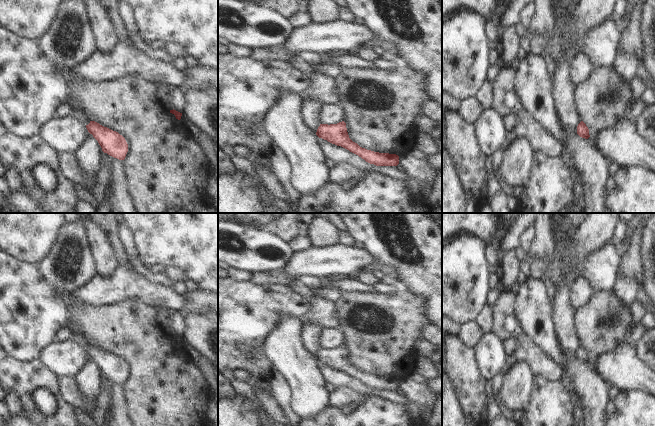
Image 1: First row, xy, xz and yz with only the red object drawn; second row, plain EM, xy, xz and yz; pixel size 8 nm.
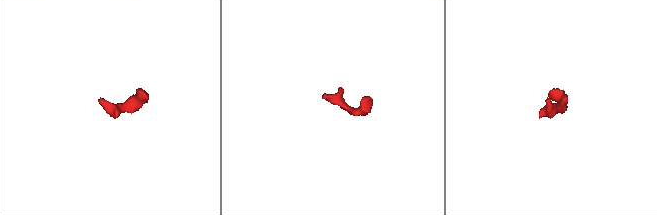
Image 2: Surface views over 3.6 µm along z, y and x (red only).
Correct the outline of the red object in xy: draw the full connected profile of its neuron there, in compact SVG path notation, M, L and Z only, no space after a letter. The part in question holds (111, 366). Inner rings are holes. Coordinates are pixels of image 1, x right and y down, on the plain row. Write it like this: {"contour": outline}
{"contour": "M76 329L72 332L72 338L78 343L88 354L90 358L98 365L104 377L124 384L128 376L128 368L125 362L118 356L100 349L95 345L90 345L83 334Z"}

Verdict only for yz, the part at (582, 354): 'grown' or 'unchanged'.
unchanged

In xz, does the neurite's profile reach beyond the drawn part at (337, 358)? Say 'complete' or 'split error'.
complete

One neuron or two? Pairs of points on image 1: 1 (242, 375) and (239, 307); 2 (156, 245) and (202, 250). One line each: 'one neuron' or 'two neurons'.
1: two neurons
2: one neuron

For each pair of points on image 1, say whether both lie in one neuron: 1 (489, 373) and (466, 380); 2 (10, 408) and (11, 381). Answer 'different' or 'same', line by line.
1: different
2: different

